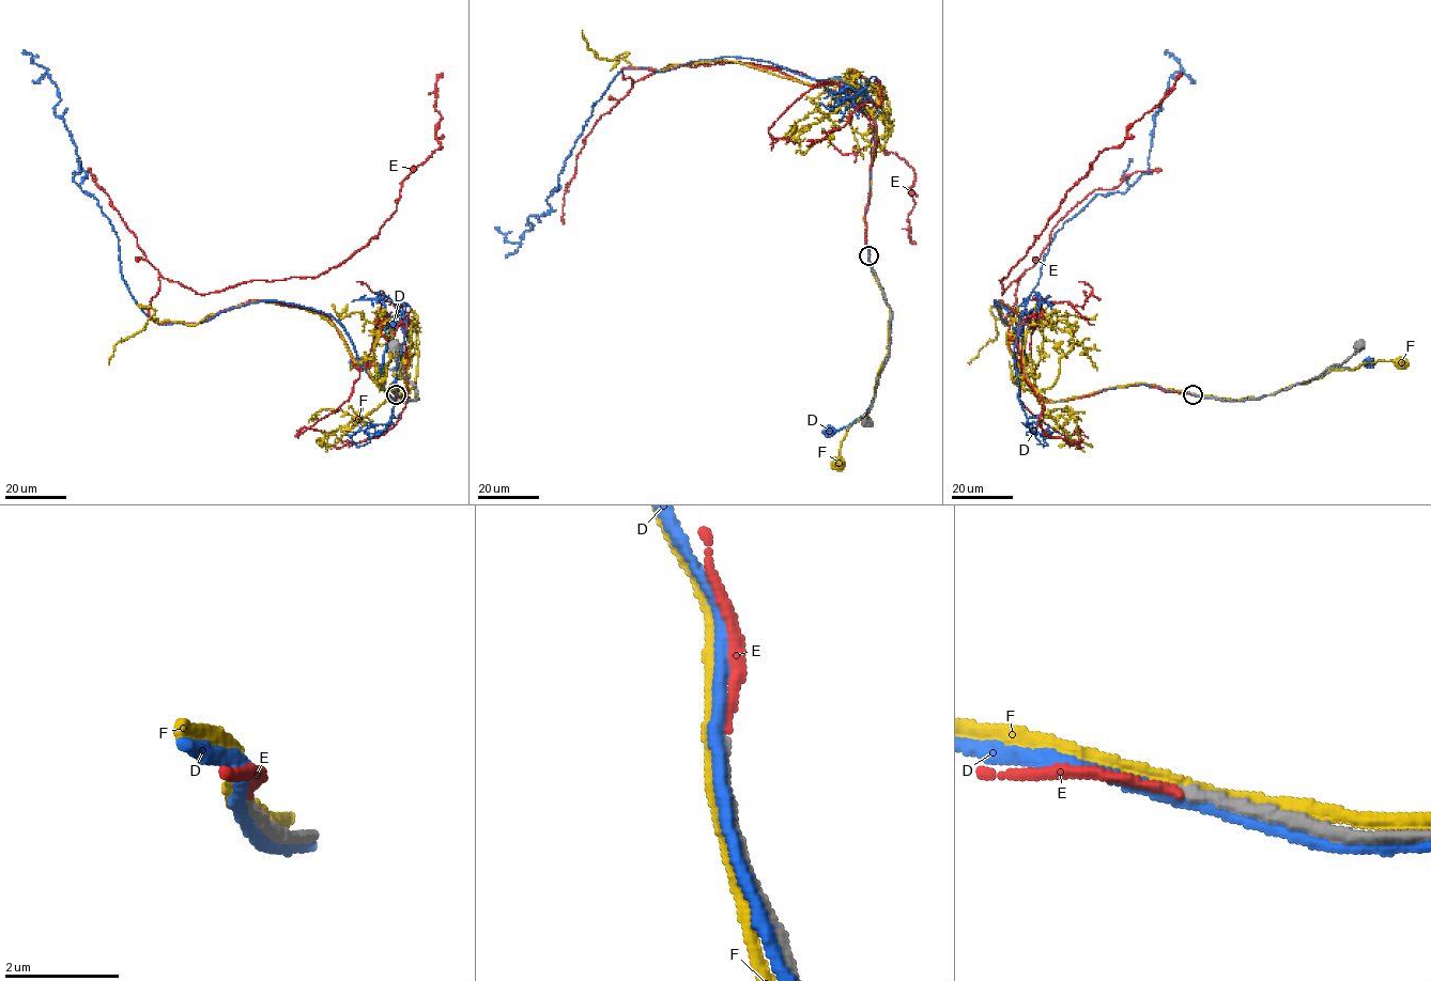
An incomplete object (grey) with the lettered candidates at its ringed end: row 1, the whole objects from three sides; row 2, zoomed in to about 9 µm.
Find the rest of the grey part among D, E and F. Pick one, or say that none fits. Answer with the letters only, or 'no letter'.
E

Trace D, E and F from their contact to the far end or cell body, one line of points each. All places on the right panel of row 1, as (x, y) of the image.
D: (1199, 395), (1237, 401), (1257, 399), (1320, 376), (1331, 368), (1354, 369), (1368, 363)
E: (1193, 394), (1045, 399), (998, 299), (1009, 323), (1020, 276), (1000, 280), (1181, 73)
F: (1197, 395), (1235, 400), (1260, 398), (1322, 377), (1332, 370), (1355, 369), (1380, 360), (1400, 360)

